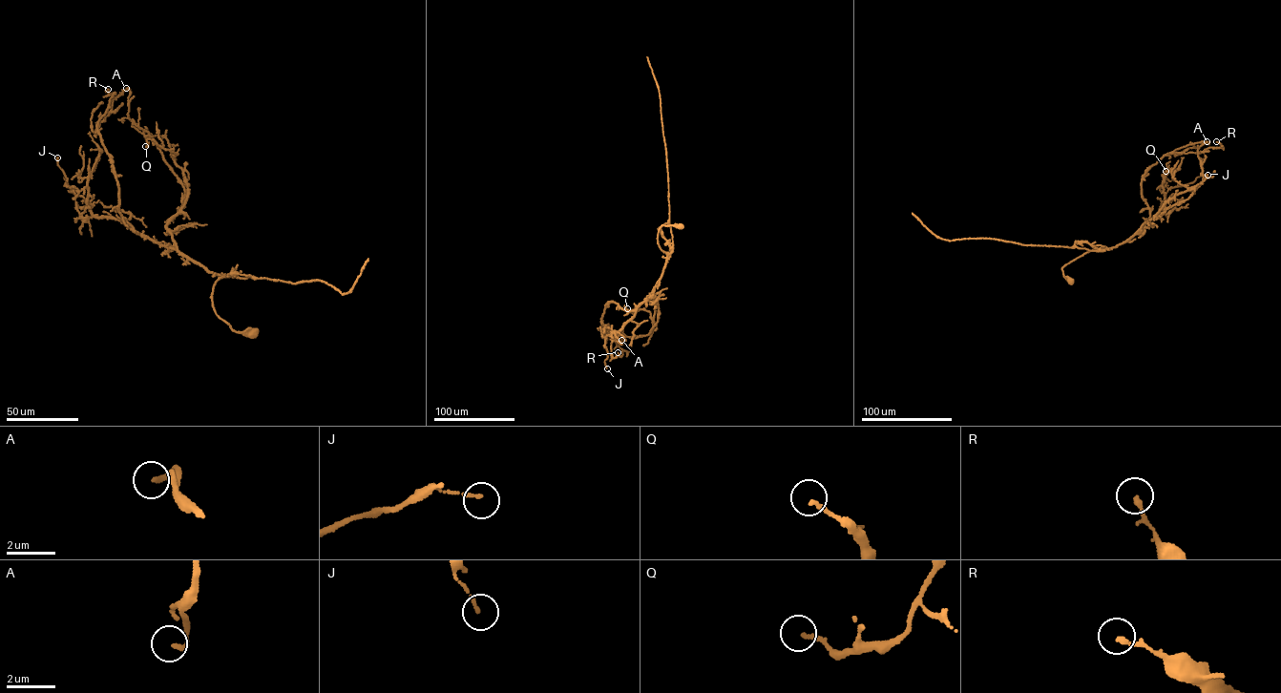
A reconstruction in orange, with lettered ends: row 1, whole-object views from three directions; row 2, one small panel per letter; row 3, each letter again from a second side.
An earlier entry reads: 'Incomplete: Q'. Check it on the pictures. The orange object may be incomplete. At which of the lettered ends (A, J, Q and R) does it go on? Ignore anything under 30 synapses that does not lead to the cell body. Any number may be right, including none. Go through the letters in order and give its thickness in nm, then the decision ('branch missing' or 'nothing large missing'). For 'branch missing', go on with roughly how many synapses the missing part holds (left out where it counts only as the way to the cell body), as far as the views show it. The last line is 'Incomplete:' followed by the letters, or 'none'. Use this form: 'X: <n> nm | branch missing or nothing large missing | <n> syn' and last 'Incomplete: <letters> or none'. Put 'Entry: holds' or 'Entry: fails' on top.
Entry: fails
A: 190 nm | nothing large missing
J: 120 nm | nothing large missing
Q: 180 nm | nothing large missing
R: 180 nm | nothing large missing
Incomplete: none

